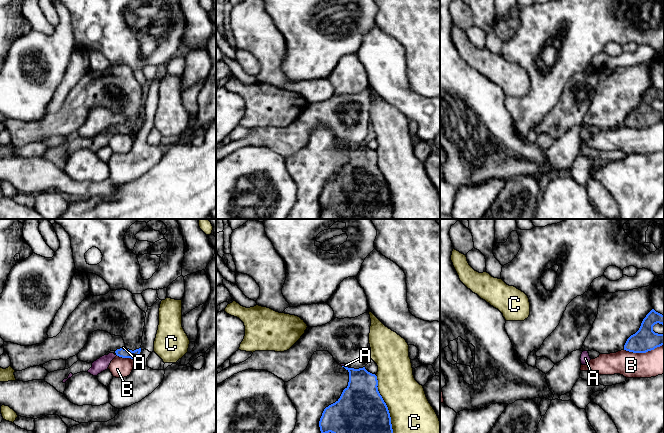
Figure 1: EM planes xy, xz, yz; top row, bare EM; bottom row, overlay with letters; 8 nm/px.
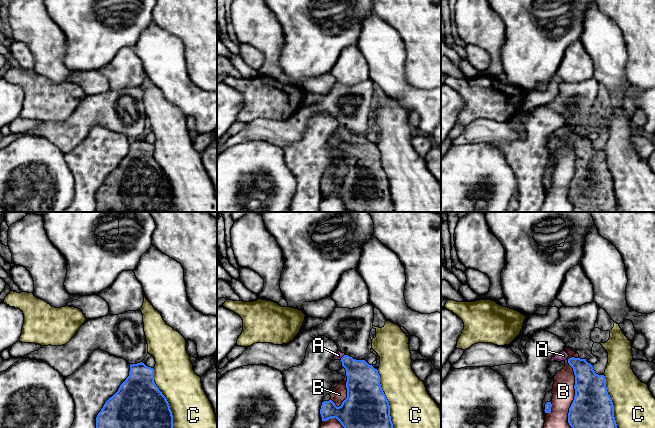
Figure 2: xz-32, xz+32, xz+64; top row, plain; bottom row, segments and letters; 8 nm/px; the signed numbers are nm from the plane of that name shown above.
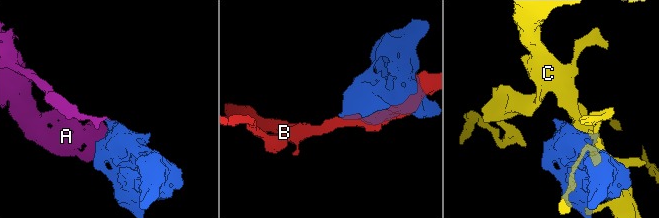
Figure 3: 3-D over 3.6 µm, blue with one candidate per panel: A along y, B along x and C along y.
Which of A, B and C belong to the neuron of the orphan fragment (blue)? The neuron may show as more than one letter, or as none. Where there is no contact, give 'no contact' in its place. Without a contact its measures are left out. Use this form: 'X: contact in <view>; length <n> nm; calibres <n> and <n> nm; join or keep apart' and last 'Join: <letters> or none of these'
A: contact in xz; length 80 nm; calibres 260 and 20 nm; join
B: contact in yz; length 340 nm; calibres 190 and 220 nm; keep apart
C: contact in xz; length 480 nm; calibres 380 and 340 nm; keep apart
Join: A

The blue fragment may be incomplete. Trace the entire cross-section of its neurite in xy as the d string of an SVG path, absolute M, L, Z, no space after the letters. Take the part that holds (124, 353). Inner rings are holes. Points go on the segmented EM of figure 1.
M126 347L117 349L114 353L109 353L108 355L104 355L94 361L92 363L92 367L87 371L93 376L97 376L101 372L105 371L108 369L111 361L116 357L122 357L122 358L131 358L131 359L136 359L137 356L140 354L141 348L136 349L134 351L127 349Z

